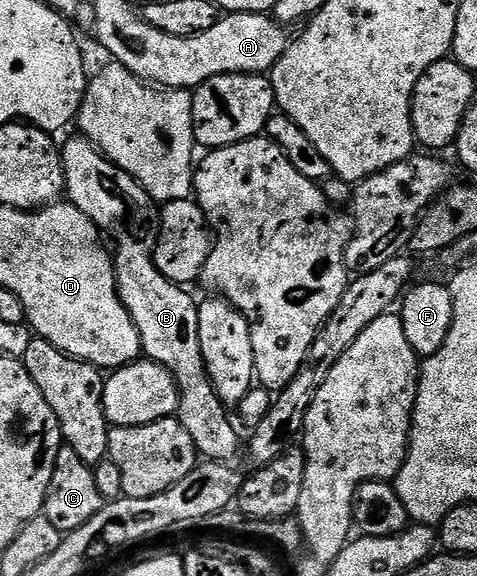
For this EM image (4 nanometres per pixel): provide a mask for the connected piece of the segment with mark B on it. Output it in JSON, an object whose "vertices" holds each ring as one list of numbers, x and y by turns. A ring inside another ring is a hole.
{"vertices":[[84,145,78,148,77,154,67,149,63,154,68,201,87,215,101,233,113,260,117,291,139,332,144,357,167,368,177,381,181,402,177,405,176,417,180,418,183,428,187,428,191,440,195,440,198,455,210,462,232,463,240,450,242,453,243,438,241,442,238,427,235,422,233,427,230,411,219,400,205,370,203,352,199,348,198,303,193,302,186,287,167,280,167,276,155,268,155,218,149,215,149,194,127,171,114,166,92,145]]}

